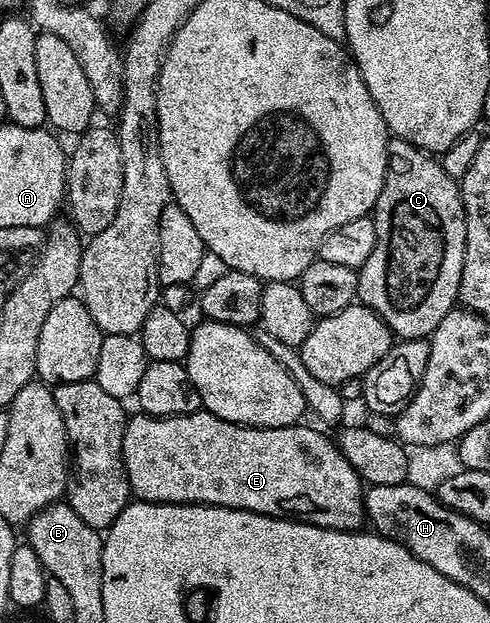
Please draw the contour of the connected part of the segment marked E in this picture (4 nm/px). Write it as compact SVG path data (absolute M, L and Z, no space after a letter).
M204 410L192 412L189 416L146 416L130 415L125 421L123 430L123 462L129 479L129 491L138 500L155 502L156 504L214 504L220 508L238 508L248 512L258 512L264 516L280 516L294 520L304 520L306 524L314 524L320 528L358 531L366 523L365 493L361 475L347 462L347 458L332 439L329 440L320 432L322 429L304 428L304 423L289 424L285 428L249 428L246 424L232 424L223 418L215 418Z

